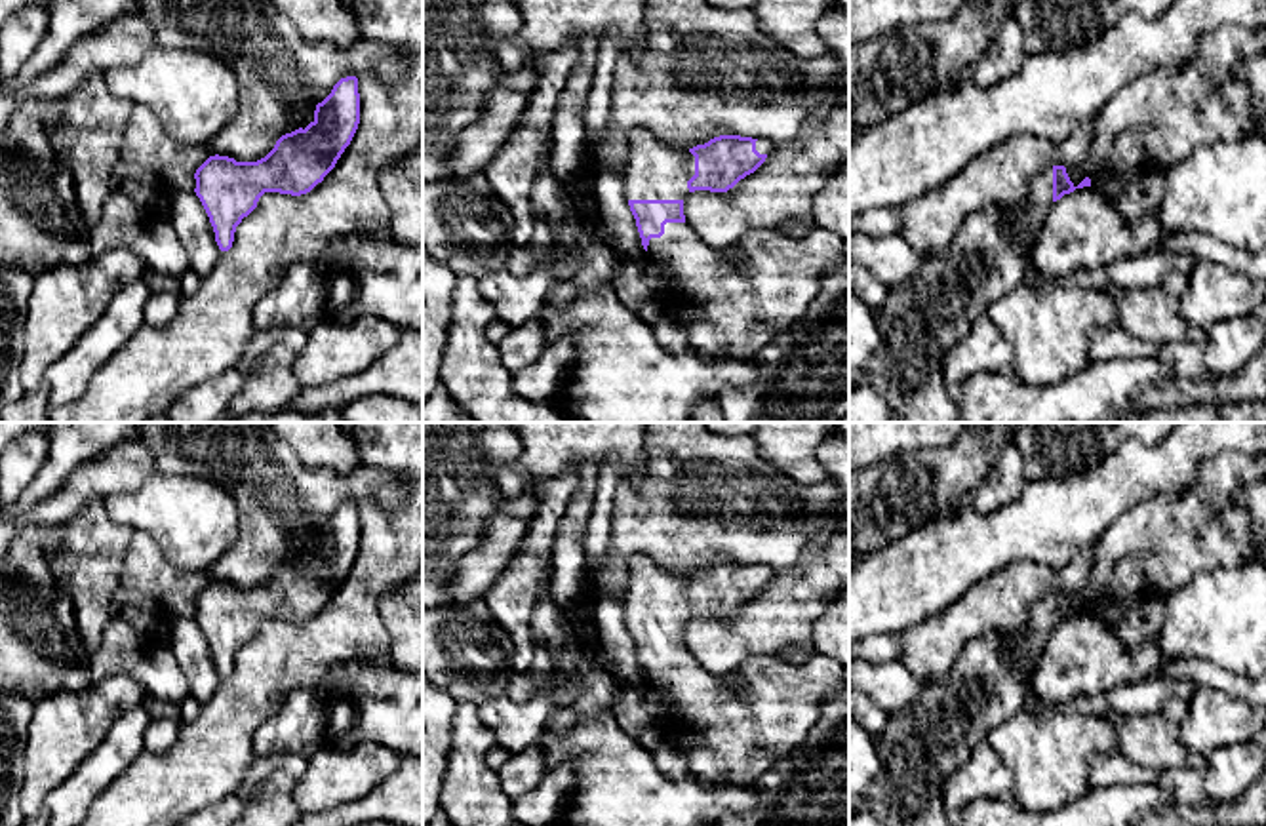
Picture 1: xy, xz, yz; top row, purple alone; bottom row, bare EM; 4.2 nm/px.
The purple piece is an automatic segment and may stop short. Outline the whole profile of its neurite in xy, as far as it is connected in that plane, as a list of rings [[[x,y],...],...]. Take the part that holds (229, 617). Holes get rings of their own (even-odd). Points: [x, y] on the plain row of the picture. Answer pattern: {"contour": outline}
{"contour": [[[341,504],[316,533],[301,539],[308,552],[282,561],[257,588],[209,582],[194,600],[200,624],[221,678],[265,619],[301,622],[335,594],[360,550],[358,504]]]}

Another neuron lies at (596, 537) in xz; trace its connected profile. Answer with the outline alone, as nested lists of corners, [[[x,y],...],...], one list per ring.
[[[617,459],[605,461],[598,472],[594,504],[583,535],[584,560],[590,569],[600,569],[607,556],[611,541],[613,504],[619,485],[621,474]]]

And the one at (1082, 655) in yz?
[[[1083,613],[1053,628],[1030,683],[1038,698],[1064,702],[1156,679],[1169,662],[1156,639],[1127,649],[1110,624],[1095,613]]]

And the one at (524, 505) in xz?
[[[495,491],[495,504],[497,510],[485,523],[482,544],[468,552],[457,565],[457,573],[449,586],[449,603],[484,600],[485,592],[516,558],[529,531],[529,520],[535,510],[533,497],[522,495],[506,501]]]

